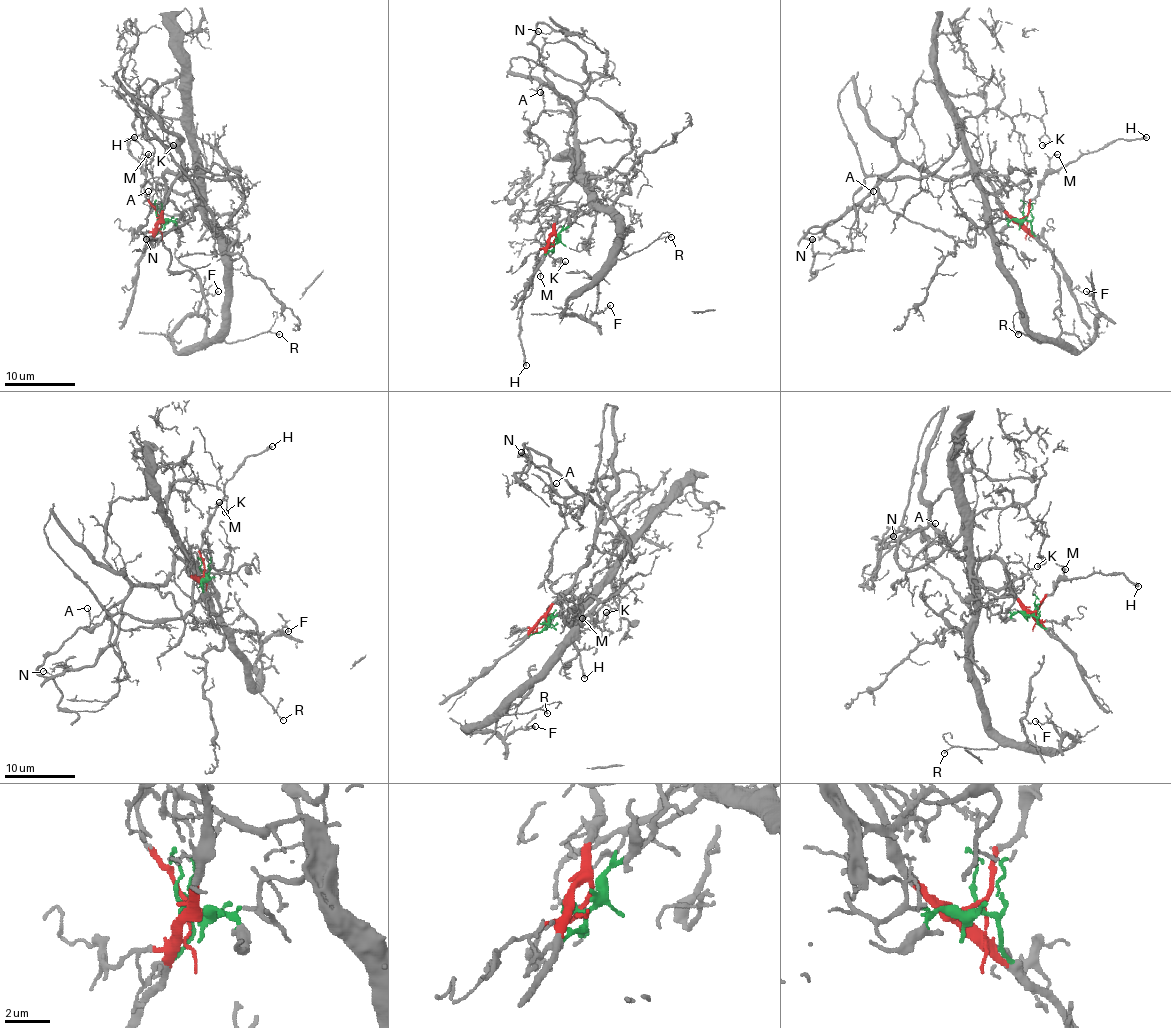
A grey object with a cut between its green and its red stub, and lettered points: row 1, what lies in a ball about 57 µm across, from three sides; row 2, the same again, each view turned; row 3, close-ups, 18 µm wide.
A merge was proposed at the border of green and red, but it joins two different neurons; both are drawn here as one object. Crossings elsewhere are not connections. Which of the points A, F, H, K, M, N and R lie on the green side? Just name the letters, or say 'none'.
F, K, R

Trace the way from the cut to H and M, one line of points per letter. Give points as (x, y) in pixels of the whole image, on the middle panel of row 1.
H: (554, 243), (543, 247), (536, 256), (538, 264), (534, 268), (531, 293), (522, 304), (520, 335), (525, 366)
M: (554, 243), (543, 247), (536, 256), (538, 263), (534, 268), (539, 272), (539, 277)

